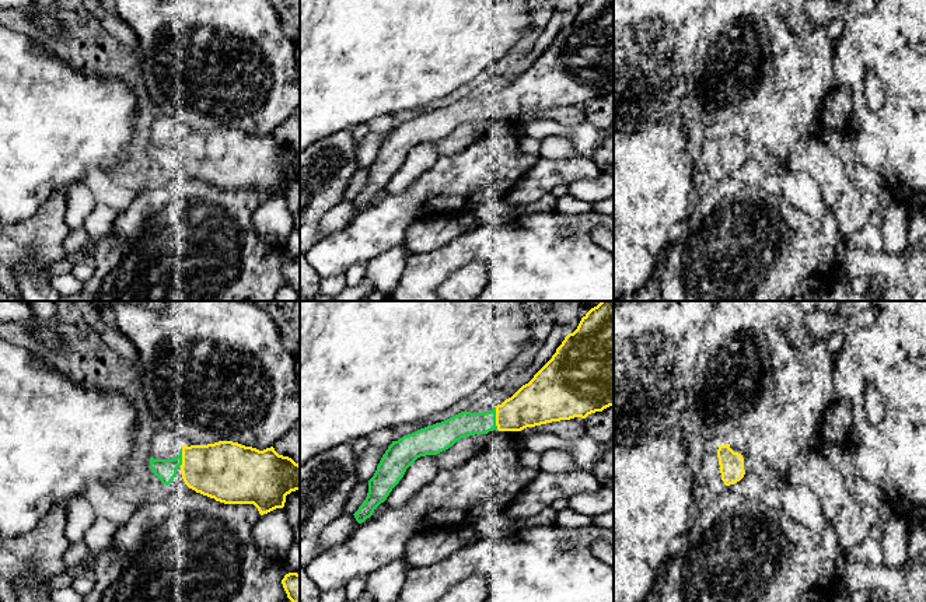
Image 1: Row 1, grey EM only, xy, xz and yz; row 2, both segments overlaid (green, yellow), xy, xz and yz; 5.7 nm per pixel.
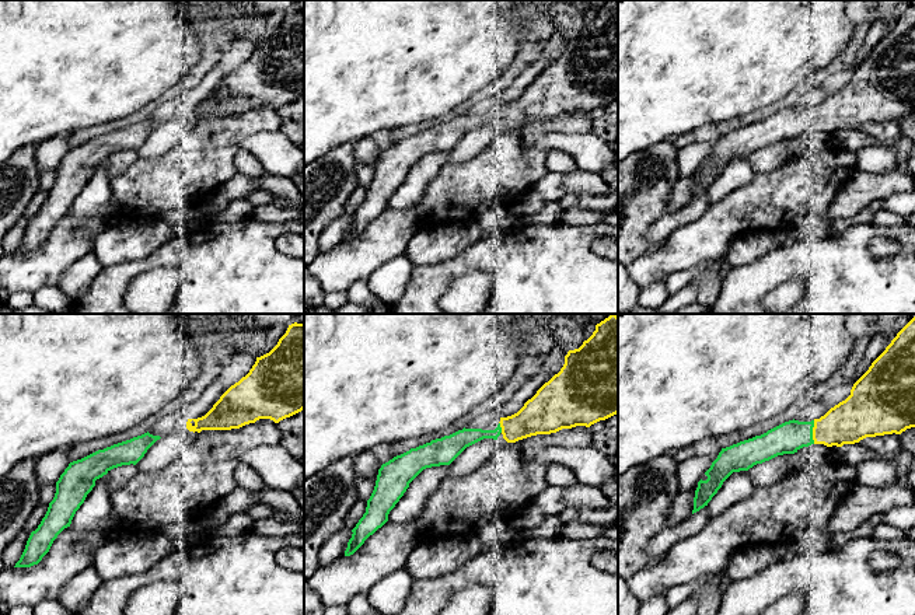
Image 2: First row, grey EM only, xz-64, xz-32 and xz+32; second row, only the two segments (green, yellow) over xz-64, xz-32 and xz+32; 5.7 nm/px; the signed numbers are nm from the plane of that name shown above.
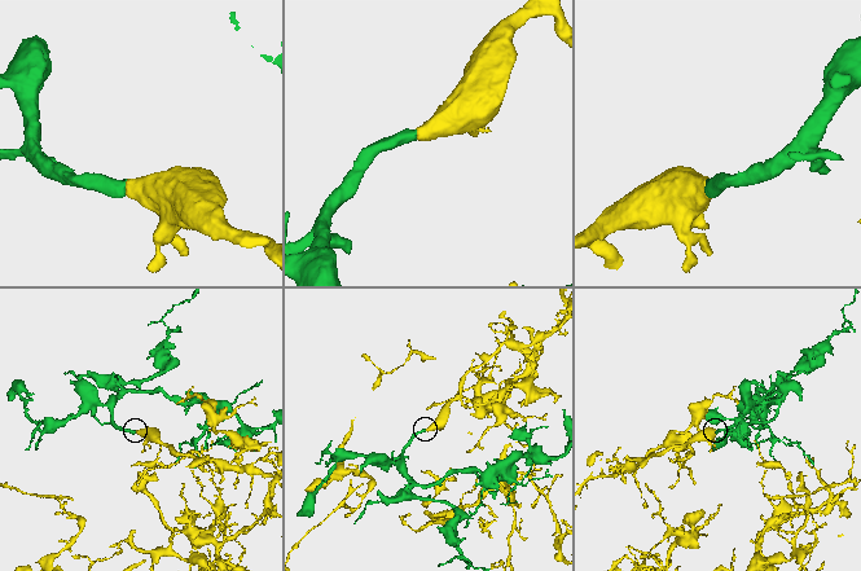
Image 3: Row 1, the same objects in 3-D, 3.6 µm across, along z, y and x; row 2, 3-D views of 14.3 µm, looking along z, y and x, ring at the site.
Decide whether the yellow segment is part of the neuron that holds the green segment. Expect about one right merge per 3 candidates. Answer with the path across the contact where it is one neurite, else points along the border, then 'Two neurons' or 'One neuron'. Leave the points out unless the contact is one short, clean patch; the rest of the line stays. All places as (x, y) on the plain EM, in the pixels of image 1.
One neuron

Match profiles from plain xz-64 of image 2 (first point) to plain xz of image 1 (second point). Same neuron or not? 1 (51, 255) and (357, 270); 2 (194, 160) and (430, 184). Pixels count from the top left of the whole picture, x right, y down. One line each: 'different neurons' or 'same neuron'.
1: different neurons
2: same neuron

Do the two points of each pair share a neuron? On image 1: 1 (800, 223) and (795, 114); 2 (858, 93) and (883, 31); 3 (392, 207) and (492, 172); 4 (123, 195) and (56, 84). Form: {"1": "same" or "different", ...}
{"1": "different", "2": "same", "3": "same", "4": "same"}

